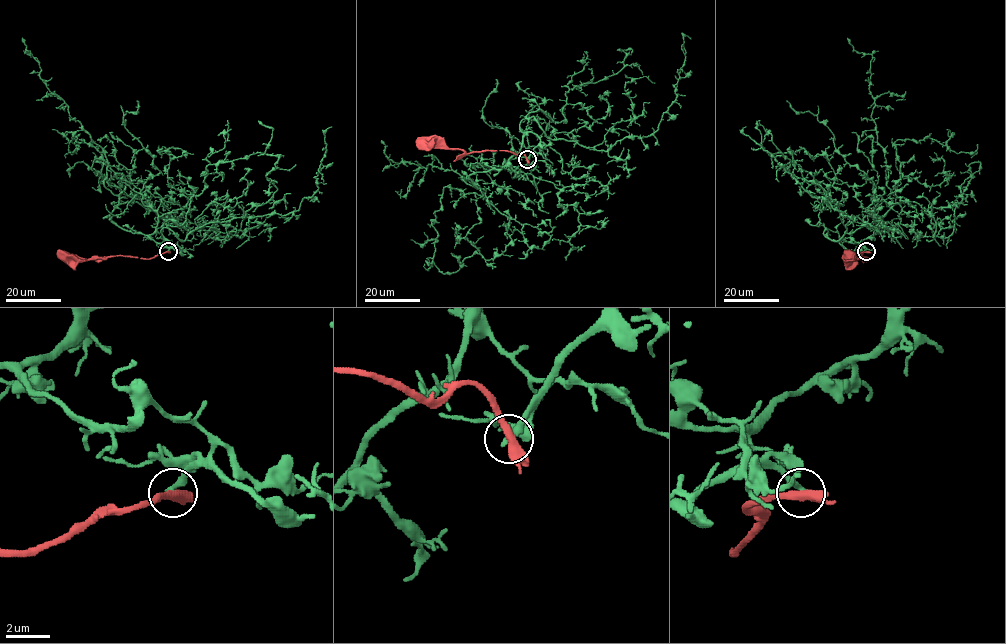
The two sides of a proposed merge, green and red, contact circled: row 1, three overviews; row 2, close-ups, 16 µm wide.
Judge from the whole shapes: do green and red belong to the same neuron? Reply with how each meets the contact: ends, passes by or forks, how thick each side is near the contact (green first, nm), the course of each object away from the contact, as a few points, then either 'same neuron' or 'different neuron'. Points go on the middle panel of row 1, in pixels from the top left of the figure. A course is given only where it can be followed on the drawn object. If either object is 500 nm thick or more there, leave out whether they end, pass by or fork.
green ends there; red passes by; 320 nm thick on the green side, 400 nm on the other; green runs (527, 159), (523, 119), (534, 117), (552, 139), (599, 150), (652, 135), (677, 96), (682, 36), (691, 39); red runs (527, 159), (522, 152), (497, 150), (466, 153), (425, 141), (423, 144); different neuron

